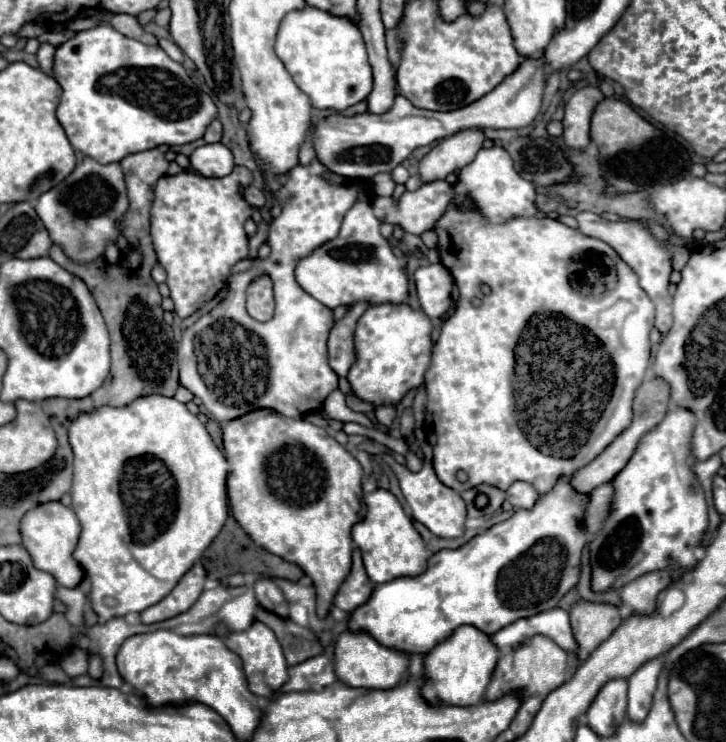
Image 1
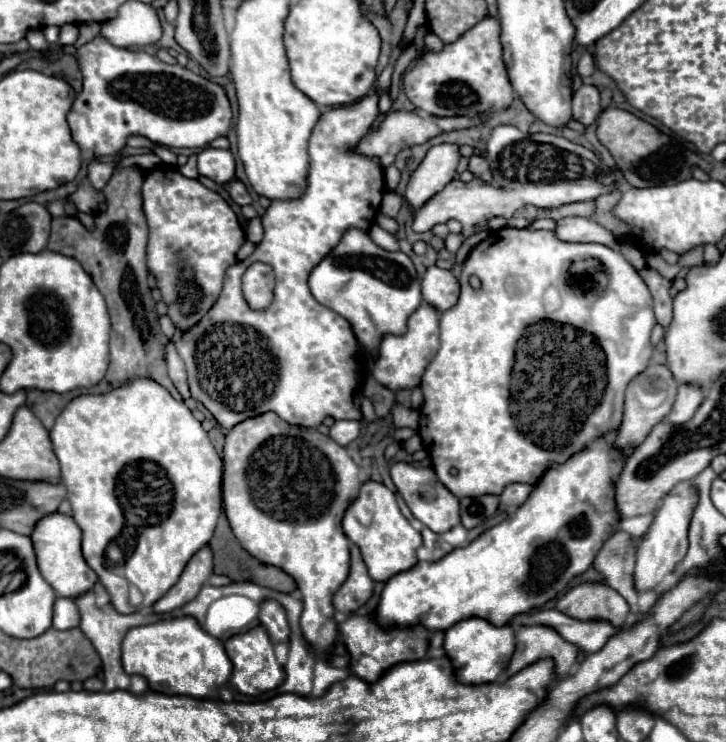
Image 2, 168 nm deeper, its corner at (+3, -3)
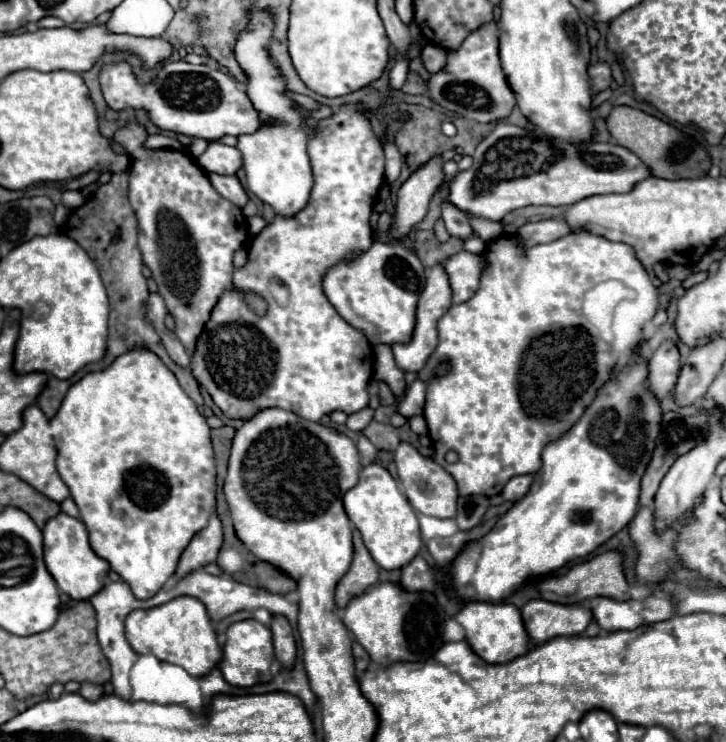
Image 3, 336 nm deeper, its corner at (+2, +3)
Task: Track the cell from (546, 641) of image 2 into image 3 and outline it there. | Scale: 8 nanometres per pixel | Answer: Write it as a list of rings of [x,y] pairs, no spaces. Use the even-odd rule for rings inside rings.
[[[543,599],[529,601],[521,615],[531,645],[541,645],[553,637],[583,635],[591,623],[591,611],[583,605],[559,605]]]

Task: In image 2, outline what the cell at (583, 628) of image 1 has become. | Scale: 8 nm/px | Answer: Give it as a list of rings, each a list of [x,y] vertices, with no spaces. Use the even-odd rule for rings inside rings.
[[[580,583],[556,599],[556,609],[564,615],[588,621],[606,619],[612,625],[624,625],[630,613],[626,599],[608,585]]]

